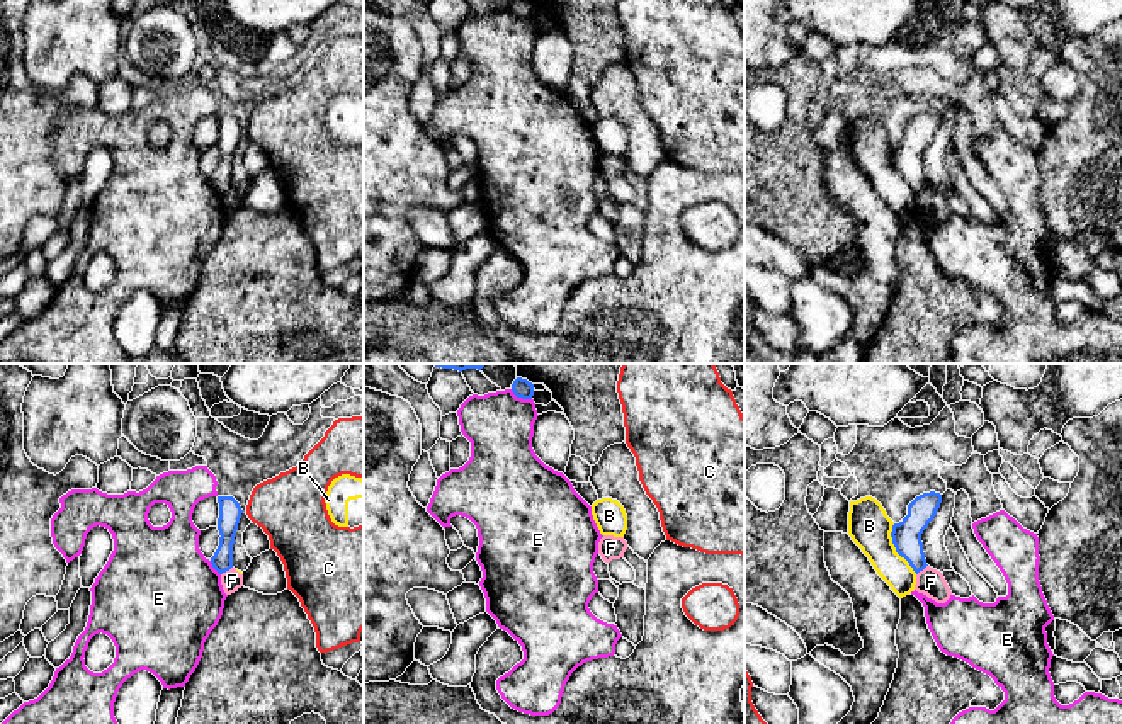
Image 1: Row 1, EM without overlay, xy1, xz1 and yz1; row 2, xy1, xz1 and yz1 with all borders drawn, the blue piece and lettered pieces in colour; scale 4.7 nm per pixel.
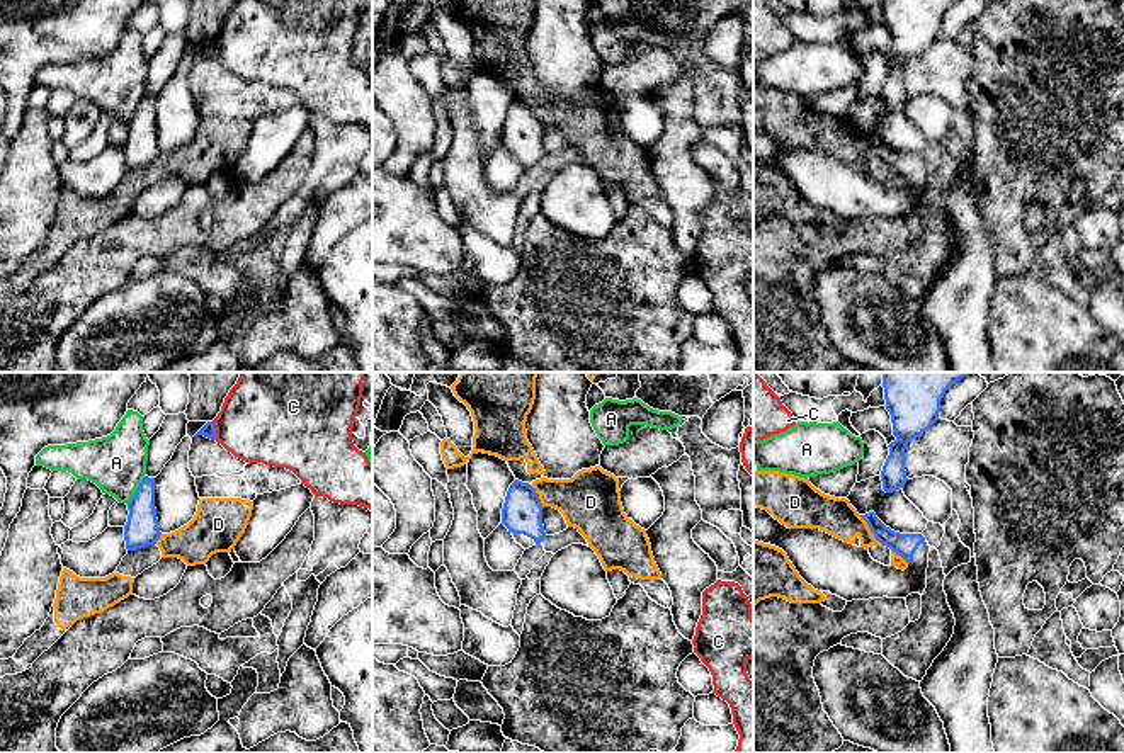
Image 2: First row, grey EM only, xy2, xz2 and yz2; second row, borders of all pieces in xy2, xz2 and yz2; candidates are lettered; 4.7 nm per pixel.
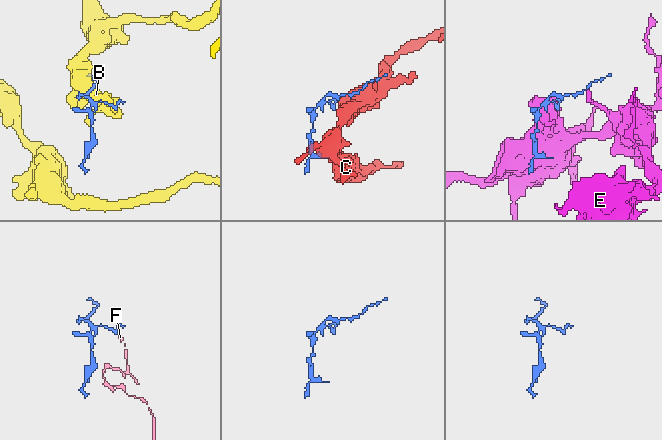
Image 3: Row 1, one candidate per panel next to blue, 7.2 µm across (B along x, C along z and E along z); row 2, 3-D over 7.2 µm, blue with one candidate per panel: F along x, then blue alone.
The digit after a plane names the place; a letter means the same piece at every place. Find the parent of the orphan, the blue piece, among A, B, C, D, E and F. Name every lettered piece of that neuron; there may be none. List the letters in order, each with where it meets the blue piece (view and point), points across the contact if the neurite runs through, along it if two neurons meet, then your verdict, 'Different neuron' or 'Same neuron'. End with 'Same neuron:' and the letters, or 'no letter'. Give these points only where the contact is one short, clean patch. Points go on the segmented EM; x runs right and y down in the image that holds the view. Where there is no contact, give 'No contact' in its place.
A: Touches blue at xy2 (136, 490). Boundary: xy2 (145, 476), (126, 503). Different neuron
B: Touches blue at yz1 (896, 549). Different neuron
C: Touches blue at xy2 (215, 430). Different neuron
D: Touches blue at yz2 (871, 531). Boundary: yz2 (859, 515), (883, 544). Different neuron
E: Touches blue at xz1 (521, 396). Different neuron
F: Touches blue at xy1 (226, 570). Boundary: xy1 (232, 566), (221, 575). Different neuron
Same neuron: no letter

